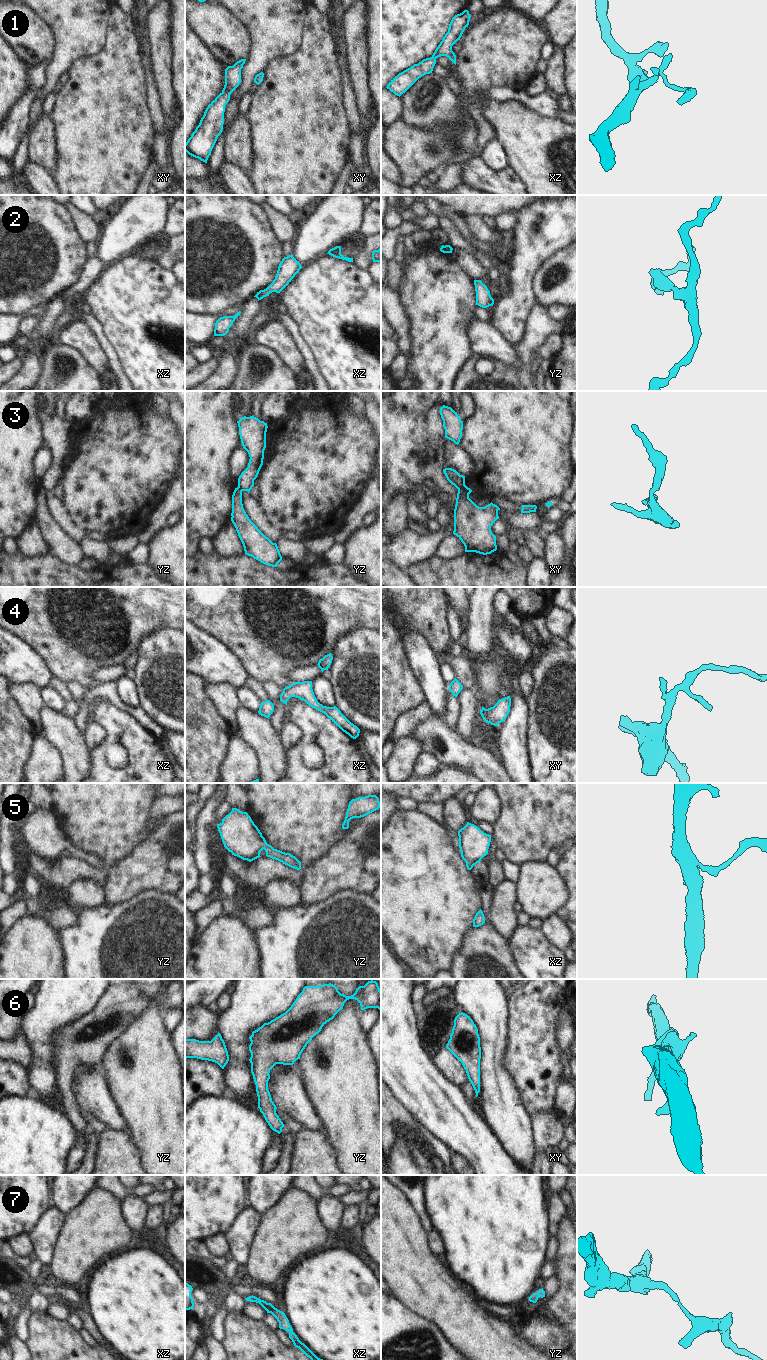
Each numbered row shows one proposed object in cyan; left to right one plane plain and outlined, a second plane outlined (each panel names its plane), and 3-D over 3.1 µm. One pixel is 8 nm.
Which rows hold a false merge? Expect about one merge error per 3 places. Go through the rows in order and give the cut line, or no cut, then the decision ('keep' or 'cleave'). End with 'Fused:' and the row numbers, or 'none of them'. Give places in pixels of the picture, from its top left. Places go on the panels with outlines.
1: no cut | keep
2: no cut | keep
3: xy (458, 488), (461, 488), (468, 494) | cleave
4: no cut | keep
5: no cut | keep
6: no cut | keep
7: no cut | keep
Fused: 3

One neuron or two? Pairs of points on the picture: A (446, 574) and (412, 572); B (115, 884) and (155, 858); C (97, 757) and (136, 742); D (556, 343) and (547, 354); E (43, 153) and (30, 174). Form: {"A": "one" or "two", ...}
{"A": "one", "B": "one", "C": "one", "D": "one", "E": "two"}

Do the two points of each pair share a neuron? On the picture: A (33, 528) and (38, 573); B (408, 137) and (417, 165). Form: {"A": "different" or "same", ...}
{"A": "different", "B": "same"}

